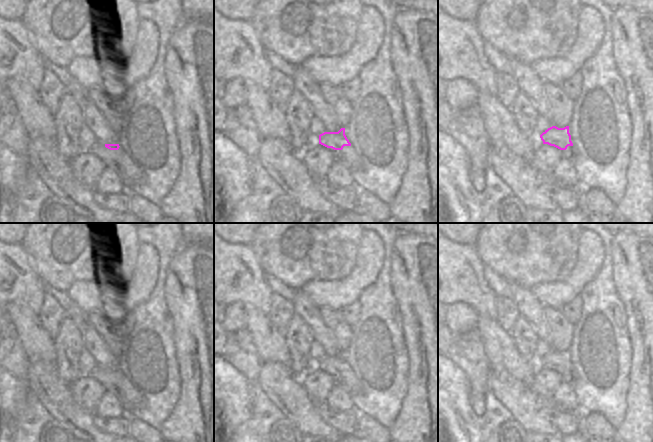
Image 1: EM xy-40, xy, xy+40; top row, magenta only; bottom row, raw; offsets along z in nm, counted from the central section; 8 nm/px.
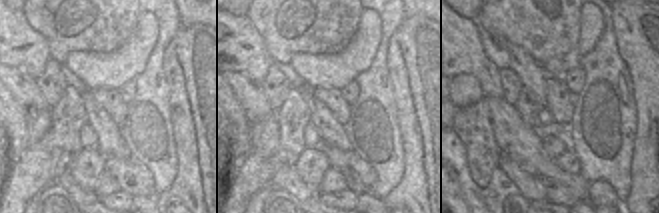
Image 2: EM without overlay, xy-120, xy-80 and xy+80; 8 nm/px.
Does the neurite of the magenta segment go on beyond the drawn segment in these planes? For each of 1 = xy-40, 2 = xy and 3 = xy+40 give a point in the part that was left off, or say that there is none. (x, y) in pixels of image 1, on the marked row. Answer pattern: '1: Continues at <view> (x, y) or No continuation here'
1: No continuation here
2: No continuation here
3: No continuation here

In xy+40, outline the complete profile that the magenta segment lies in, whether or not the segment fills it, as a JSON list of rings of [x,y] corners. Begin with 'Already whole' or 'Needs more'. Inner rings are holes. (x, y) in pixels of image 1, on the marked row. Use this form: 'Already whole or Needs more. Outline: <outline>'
Already whole. Outline: [[[552,126],[540,135],[543,144],[554,146],[560,150],[566,150],[568,146],[573,146],[569,126],[558,128]]]

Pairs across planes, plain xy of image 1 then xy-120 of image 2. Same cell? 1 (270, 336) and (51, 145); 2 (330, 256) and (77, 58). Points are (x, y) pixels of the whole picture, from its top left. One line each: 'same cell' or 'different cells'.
1: different cells
2: different cells

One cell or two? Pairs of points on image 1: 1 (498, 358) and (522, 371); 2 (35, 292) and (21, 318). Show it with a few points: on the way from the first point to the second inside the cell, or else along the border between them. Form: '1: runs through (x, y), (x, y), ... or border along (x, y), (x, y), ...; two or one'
1: runs through (504, 358), (510, 359), (516, 365); one
2: border along (10, 301), (16, 304), (24, 304), (38, 314); two

